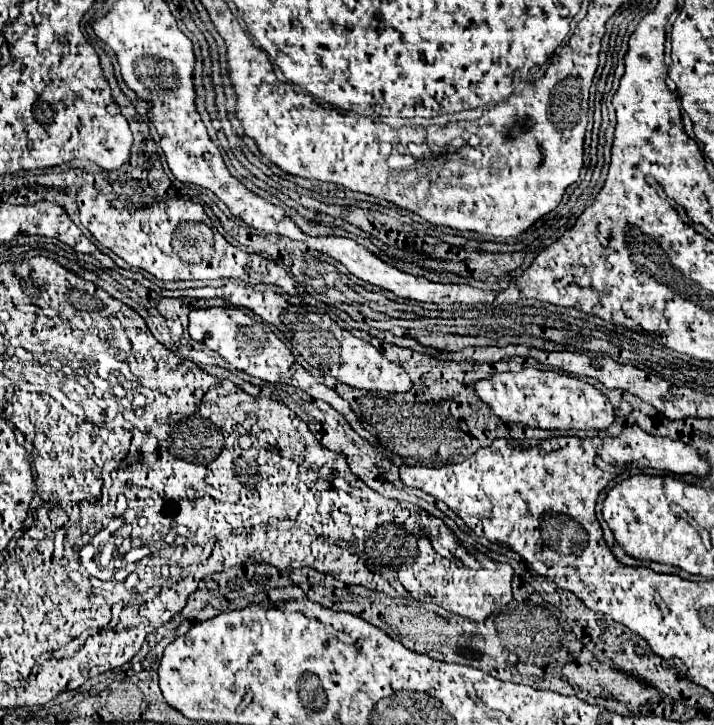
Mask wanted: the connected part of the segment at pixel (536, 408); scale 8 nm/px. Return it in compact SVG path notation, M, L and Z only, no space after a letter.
M526 366L520 372L496 372L474 382L474 392L504 422L550 430L604 430L614 422L614 408L604 394L576 376L552 370Z

